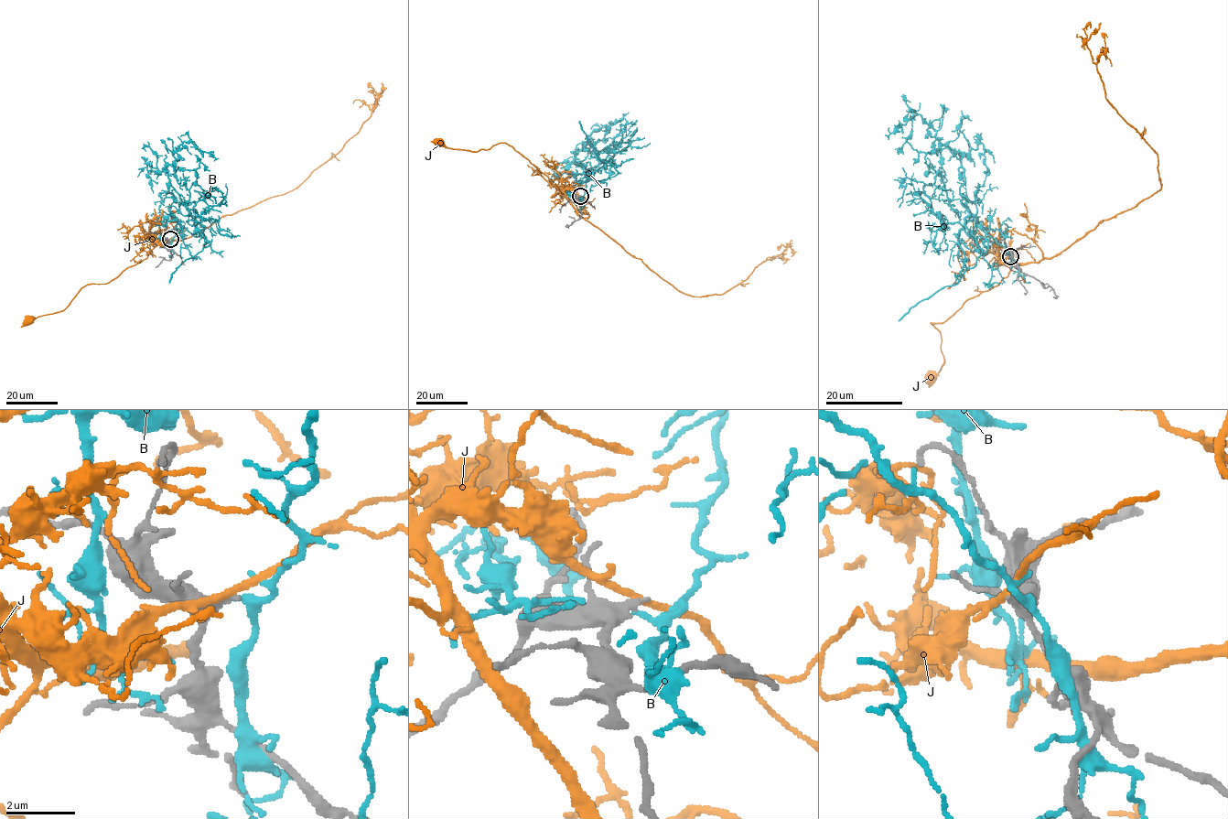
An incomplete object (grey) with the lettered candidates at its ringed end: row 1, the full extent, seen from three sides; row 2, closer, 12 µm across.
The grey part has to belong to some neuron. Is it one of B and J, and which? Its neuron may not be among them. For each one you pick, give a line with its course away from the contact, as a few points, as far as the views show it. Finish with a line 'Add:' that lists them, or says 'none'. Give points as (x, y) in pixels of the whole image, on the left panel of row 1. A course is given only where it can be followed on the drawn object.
Add: none

